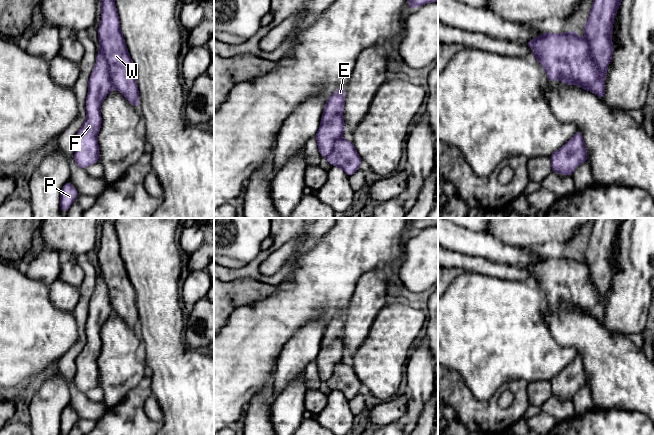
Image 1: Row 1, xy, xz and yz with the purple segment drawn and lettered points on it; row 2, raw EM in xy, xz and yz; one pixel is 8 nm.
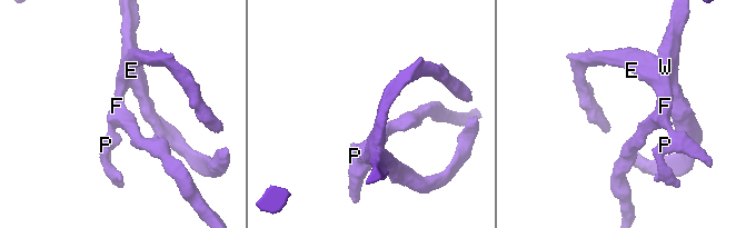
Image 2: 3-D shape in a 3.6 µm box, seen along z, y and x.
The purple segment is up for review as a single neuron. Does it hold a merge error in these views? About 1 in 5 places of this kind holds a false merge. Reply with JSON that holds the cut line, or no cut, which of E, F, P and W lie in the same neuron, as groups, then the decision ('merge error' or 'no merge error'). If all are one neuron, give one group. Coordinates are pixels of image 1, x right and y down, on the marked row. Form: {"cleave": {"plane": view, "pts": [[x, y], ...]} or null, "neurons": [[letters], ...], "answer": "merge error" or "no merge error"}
{"cleave": null, "neurons": [["E", "F", "P", "W"]], "answer": "no merge error"}

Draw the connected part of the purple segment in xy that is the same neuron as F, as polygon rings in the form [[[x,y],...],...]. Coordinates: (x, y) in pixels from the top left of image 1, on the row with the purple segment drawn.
[[[100,0],[102,12],[98,28],[100,49],[88,82],[86,121],[76,134],[74,161],[85,169],[99,162],[97,136],[101,129],[100,106],[113,88],[117,89],[135,108],[139,109],[139,90],[135,65],[128,53],[120,29],[114,0]]]

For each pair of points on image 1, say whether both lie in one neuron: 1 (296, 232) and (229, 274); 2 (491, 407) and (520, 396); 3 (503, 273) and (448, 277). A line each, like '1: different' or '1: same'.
1: same
2: same
3: different

